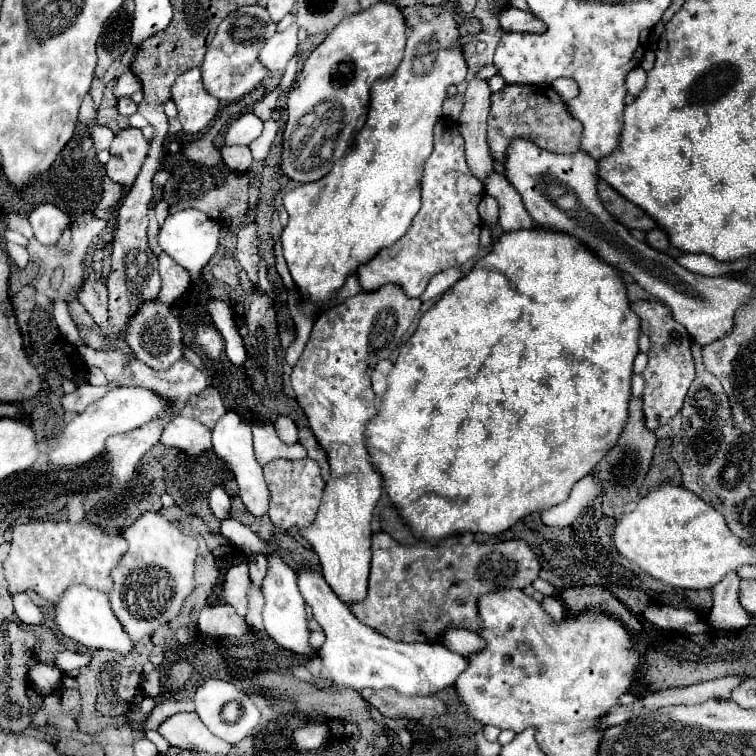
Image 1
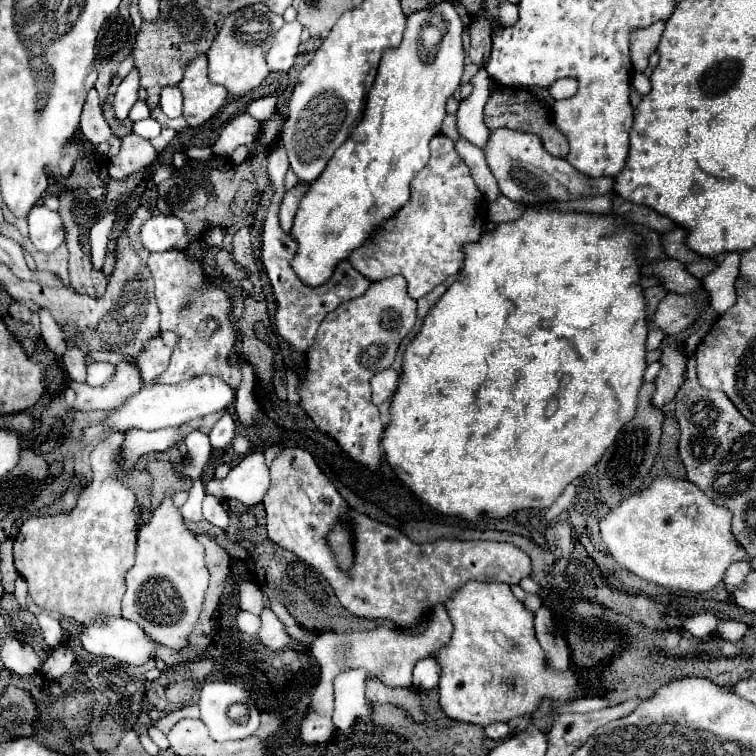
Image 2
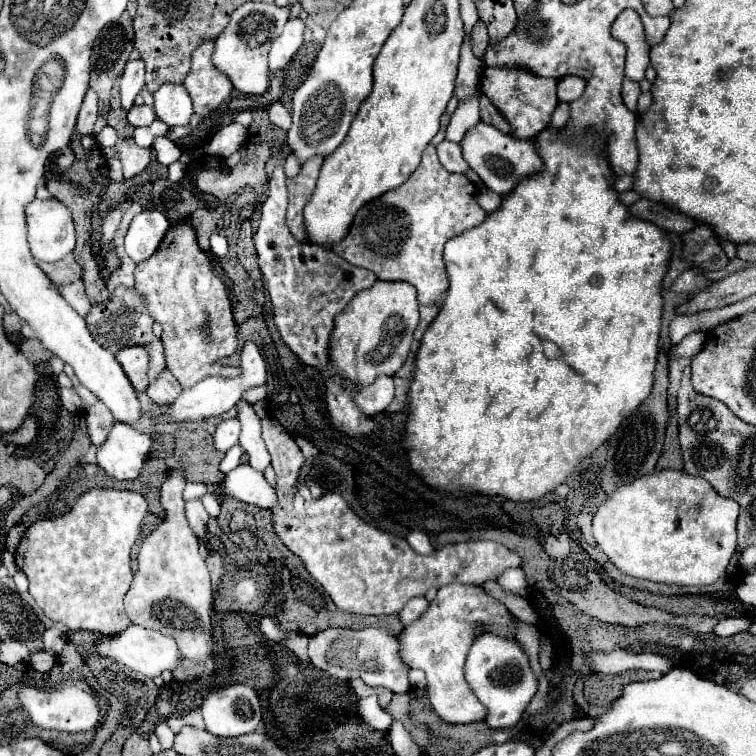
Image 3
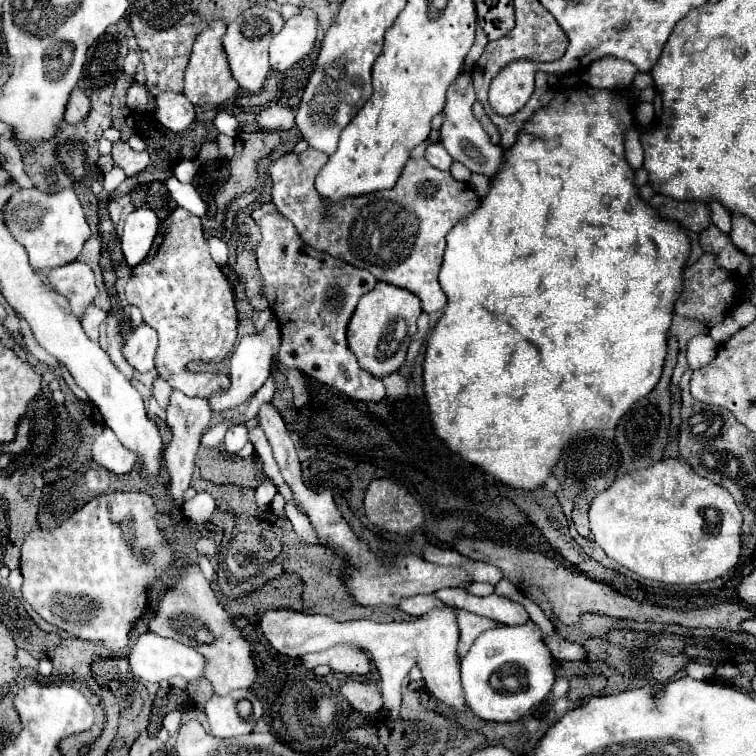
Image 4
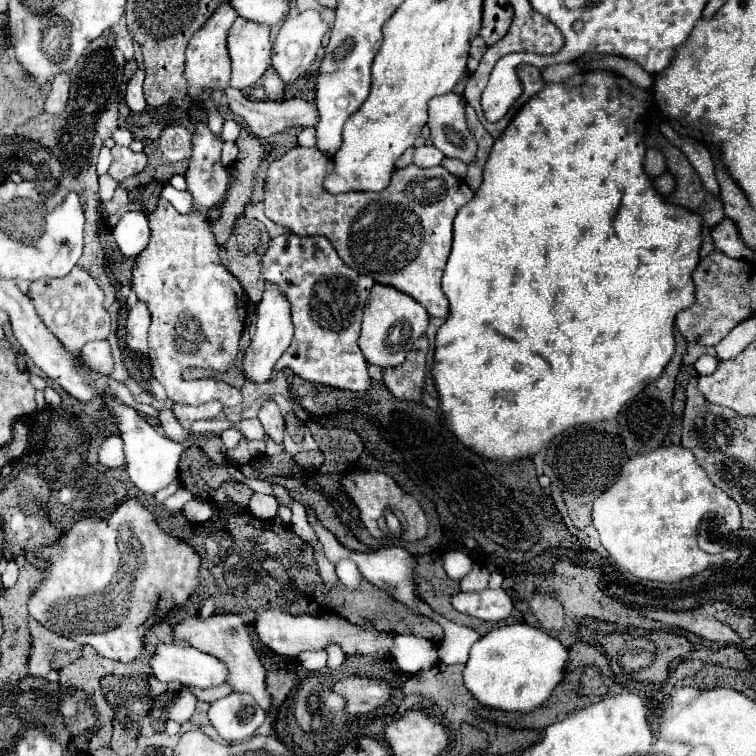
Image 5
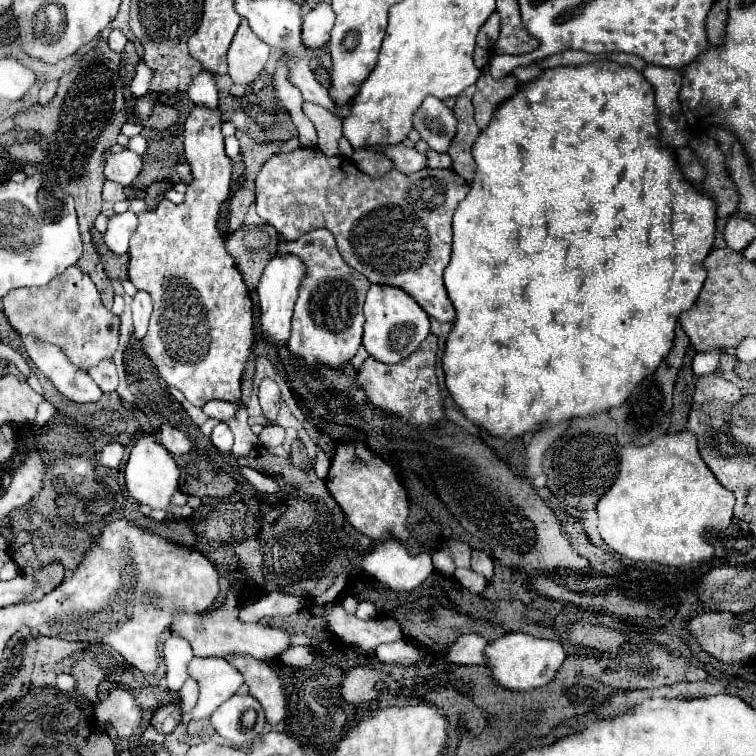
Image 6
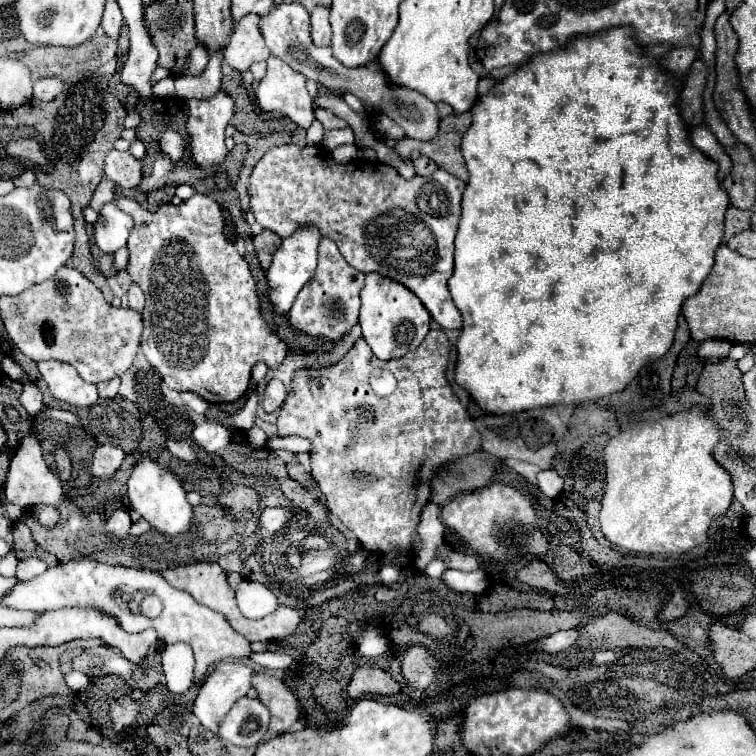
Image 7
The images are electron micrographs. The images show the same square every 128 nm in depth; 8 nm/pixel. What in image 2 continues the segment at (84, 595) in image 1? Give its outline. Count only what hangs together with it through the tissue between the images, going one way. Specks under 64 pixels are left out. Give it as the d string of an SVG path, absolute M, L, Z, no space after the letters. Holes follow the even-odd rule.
M114 618L106 624L82 626L82 646L100 658L116 658L132 666L146 666L148 660L156 658L160 648L136 622Z

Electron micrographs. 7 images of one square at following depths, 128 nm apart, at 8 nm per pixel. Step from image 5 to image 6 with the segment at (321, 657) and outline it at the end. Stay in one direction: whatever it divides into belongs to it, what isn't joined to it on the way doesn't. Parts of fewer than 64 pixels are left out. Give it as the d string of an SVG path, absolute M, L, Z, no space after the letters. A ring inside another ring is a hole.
M296 646L296 648L288 648L288 652L282 652L276 656L282 664L286 666L296 666L296 668L306 668L314 662L314 650L310 646Z

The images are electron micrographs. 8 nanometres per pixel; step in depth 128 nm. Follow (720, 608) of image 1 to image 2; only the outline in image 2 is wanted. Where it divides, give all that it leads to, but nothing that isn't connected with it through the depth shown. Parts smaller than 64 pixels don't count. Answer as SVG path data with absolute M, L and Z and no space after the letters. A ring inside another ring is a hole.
M738 560L738 562L734 562L734 564L728 568L726 576L724 576L724 582L726 582L728 592L734 592L736 586L740 584L740 580L744 580L744 576L748 576L750 572L752 572L750 560ZM722 620L722 624L718 626L718 630L714 632L714 636L724 638L724 640L740 640L744 634L748 632L748 626L744 622L734 622L734 620Z

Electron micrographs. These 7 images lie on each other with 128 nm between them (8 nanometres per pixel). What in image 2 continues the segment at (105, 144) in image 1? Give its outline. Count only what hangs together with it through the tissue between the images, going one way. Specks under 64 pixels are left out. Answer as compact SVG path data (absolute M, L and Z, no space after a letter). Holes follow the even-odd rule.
M90 90L88 98L86 98L82 118L80 118L80 130L82 130L84 138L90 140L96 146L102 144L104 140L114 140L116 142L116 136L112 136L110 126L106 124L104 116L102 116L102 108L100 108L96 90Z

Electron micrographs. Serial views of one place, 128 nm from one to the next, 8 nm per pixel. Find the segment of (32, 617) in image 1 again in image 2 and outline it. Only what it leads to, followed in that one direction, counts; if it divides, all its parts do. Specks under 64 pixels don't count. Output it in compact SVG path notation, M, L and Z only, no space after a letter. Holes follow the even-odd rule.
M18 577L15 582L14 596L18 600L19 607L27 610L28 584L22 577ZM42 612L42 614L38 614L38 622L40 622L40 628L44 632L44 642L48 644L50 650L58 650L60 646L64 646L66 636L64 636L60 622L54 616Z

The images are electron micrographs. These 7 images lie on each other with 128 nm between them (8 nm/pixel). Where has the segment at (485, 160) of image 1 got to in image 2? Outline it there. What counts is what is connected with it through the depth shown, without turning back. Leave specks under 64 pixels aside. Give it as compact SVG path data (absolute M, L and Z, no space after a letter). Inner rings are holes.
M446 116L444 118L444 124L442 124L442 132L444 136L452 138L452 140L458 140L458 132L456 132L456 116Z

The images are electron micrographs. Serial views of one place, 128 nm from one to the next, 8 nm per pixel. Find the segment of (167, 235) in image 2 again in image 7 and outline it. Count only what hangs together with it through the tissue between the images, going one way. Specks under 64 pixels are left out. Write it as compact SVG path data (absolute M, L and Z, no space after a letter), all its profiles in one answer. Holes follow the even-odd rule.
M114 202L104 204L98 210L98 220L94 224L94 240L102 252L116 252L120 246L126 246L126 240L132 232L132 218L122 212Z

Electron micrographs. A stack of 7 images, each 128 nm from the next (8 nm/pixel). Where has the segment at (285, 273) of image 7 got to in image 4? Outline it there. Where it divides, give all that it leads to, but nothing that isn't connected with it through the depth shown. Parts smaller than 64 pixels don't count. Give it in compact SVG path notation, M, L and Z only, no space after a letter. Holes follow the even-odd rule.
M270 316L268 324L262 332L256 332L252 336L242 336L230 358L230 382L232 384L226 392L220 392L220 394L214 394L212 398L208 398L208 402L212 404L212 410L224 412L224 410L230 410L230 408L246 402L268 380L272 362L280 350L280 344L282 344L282 332L280 332L280 324L278 324L276 316Z

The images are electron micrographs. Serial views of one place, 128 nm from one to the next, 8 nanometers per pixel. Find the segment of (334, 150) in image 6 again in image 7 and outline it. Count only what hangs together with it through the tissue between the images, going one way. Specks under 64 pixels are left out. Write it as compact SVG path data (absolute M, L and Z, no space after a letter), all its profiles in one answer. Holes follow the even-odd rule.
M318 110L316 112L316 118L324 124L324 130L328 132L328 130L334 130L334 128L346 128L348 126L348 122L346 120L342 120L340 116L336 116L334 112L330 112L330 110Z

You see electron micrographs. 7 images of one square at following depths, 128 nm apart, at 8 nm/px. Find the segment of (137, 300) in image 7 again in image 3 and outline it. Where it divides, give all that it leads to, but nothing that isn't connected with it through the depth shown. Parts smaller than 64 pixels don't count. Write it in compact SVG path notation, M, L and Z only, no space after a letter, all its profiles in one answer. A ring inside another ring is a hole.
M126 346L120 352L116 352L116 360L124 368L126 376L134 384L138 392L146 390L148 386L148 356L150 348L148 346Z

